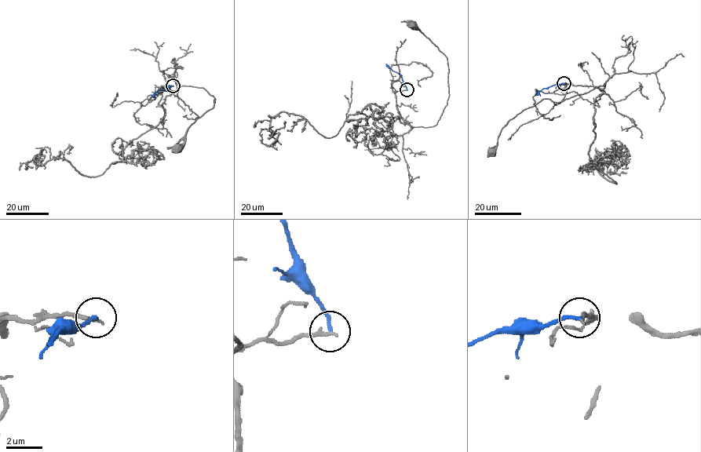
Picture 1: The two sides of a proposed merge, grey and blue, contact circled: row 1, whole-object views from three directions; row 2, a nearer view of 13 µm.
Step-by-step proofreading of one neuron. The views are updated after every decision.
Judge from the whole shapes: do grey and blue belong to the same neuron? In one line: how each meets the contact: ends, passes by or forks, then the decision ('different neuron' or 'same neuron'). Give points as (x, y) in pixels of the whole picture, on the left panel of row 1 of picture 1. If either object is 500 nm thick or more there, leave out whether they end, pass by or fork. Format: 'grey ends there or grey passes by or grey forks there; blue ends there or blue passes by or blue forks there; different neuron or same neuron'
grey ends there; blue ends there; different neuron

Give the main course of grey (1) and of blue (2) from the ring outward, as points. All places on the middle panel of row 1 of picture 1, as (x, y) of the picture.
1: (407, 89), (396, 92), (401, 118), (413, 126), (434, 126), (449, 95), (447, 57), (411, 23)
2: (407, 89), (402, 77), (386, 63)

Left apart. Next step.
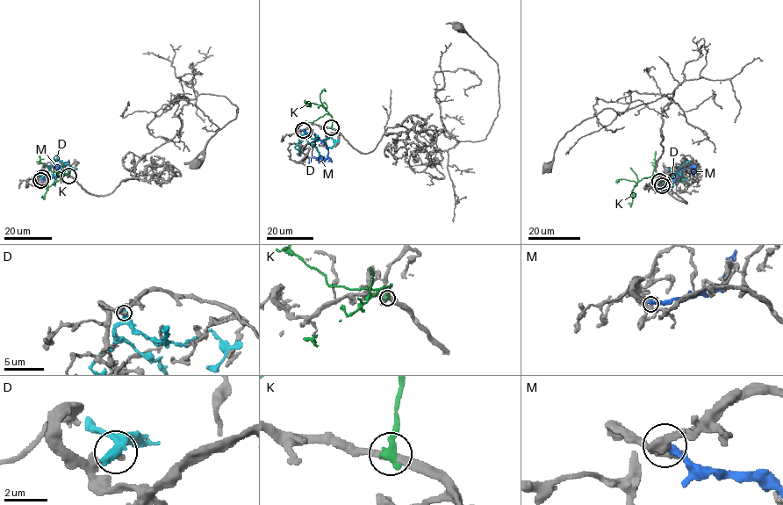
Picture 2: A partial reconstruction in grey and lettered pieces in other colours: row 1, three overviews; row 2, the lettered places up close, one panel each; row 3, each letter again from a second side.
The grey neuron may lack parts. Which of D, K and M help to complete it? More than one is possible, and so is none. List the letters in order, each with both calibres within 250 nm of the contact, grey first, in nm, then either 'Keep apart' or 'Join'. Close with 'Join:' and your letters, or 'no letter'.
D: Thickness 320 nm (grey) against 550 nm. Keep apart
K: Thickness 360 nm (grey) against 380 nm. Keep apart
M: Thickness 440 nm (grey) against 340 nm. Keep apart
Join: no letter

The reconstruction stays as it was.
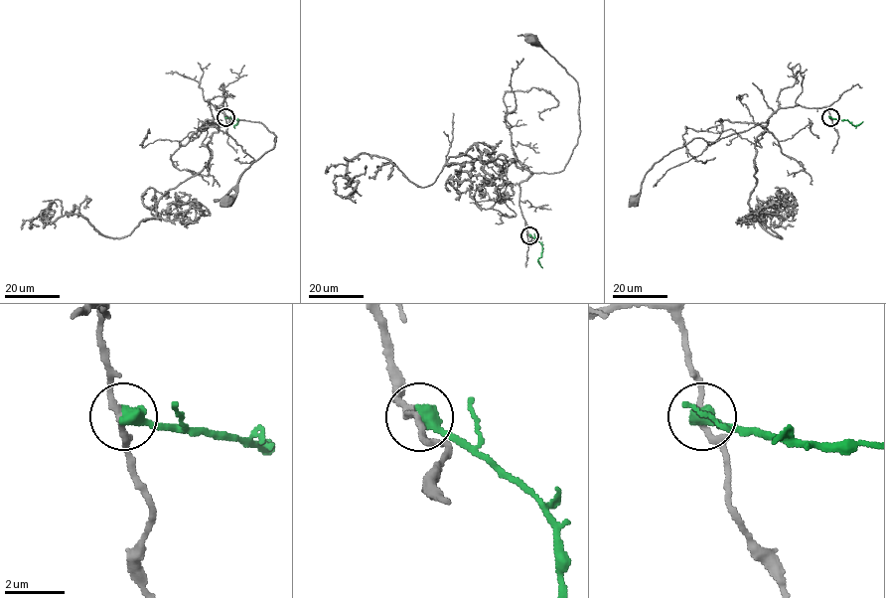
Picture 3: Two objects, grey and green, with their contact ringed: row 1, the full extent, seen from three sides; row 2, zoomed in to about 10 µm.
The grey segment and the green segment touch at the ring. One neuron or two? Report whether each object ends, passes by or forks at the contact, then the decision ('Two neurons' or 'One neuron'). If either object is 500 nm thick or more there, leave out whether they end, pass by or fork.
Two neurons

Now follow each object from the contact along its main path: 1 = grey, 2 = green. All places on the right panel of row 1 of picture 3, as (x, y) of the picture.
1: (829, 117), (826, 107), (779, 108), (768, 120), (747, 130), (711, 142), (693, 138), (658, 161), (632, 200)
2: (829, 117), (848, 120), (854, 125), (863, 121)

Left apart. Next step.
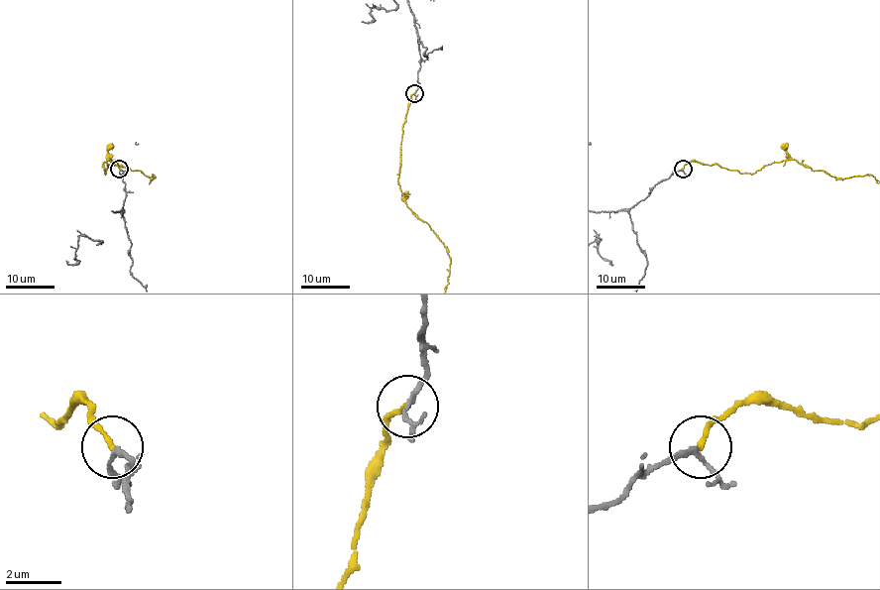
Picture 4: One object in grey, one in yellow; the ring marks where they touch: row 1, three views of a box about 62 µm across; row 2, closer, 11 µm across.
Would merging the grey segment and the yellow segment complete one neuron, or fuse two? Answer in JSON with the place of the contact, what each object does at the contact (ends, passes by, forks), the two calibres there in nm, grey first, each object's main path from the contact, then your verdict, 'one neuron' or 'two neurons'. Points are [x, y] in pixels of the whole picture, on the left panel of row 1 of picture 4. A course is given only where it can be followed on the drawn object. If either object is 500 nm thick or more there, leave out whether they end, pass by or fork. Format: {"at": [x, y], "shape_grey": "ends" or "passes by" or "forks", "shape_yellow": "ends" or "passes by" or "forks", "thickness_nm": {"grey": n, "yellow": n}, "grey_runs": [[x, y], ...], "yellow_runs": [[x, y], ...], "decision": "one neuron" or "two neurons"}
{"at": [119, 169], "shape_grey": "passes by", "shape_yellow": "ends", "thickness_nm": {"grey": 150, "yellow": 170}, "yellow_runs": [[119, 169], [113, 162], [106, 174], [103, 165], [113, 160], [151, 178], [152, 175], [150, 184]], "decision": "one neuron"}

